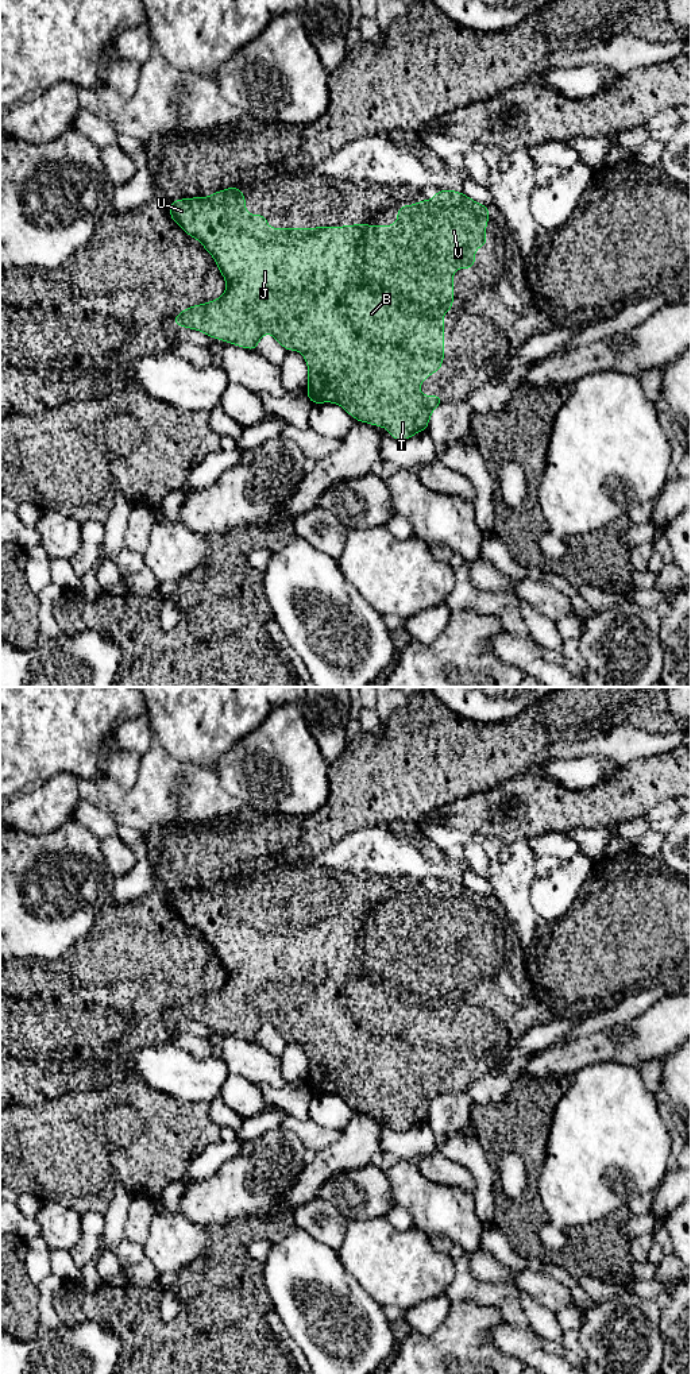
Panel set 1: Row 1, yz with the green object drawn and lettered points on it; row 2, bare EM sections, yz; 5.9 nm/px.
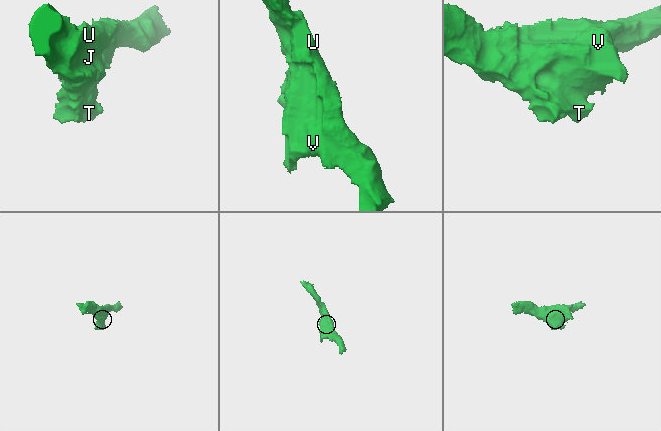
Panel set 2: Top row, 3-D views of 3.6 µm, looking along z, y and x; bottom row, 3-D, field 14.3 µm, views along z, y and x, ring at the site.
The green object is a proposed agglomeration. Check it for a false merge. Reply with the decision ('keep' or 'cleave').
keep

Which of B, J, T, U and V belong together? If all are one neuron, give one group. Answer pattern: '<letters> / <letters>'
B J T U V

